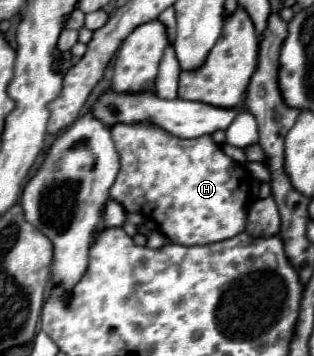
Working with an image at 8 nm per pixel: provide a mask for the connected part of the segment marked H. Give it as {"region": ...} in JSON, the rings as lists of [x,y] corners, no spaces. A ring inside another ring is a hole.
{"region":[[[147,121],[115,123],[111,125],[111,135],[121,157],[121,169],[111,187],[111,199],[121,203],[127,213],[139,213],[157,223],[159,231],[177,245],[209,245],[245,231],[251,177],[239,163],[223,153],[221,145],[217,145],[211,135],[181,139]]]}

